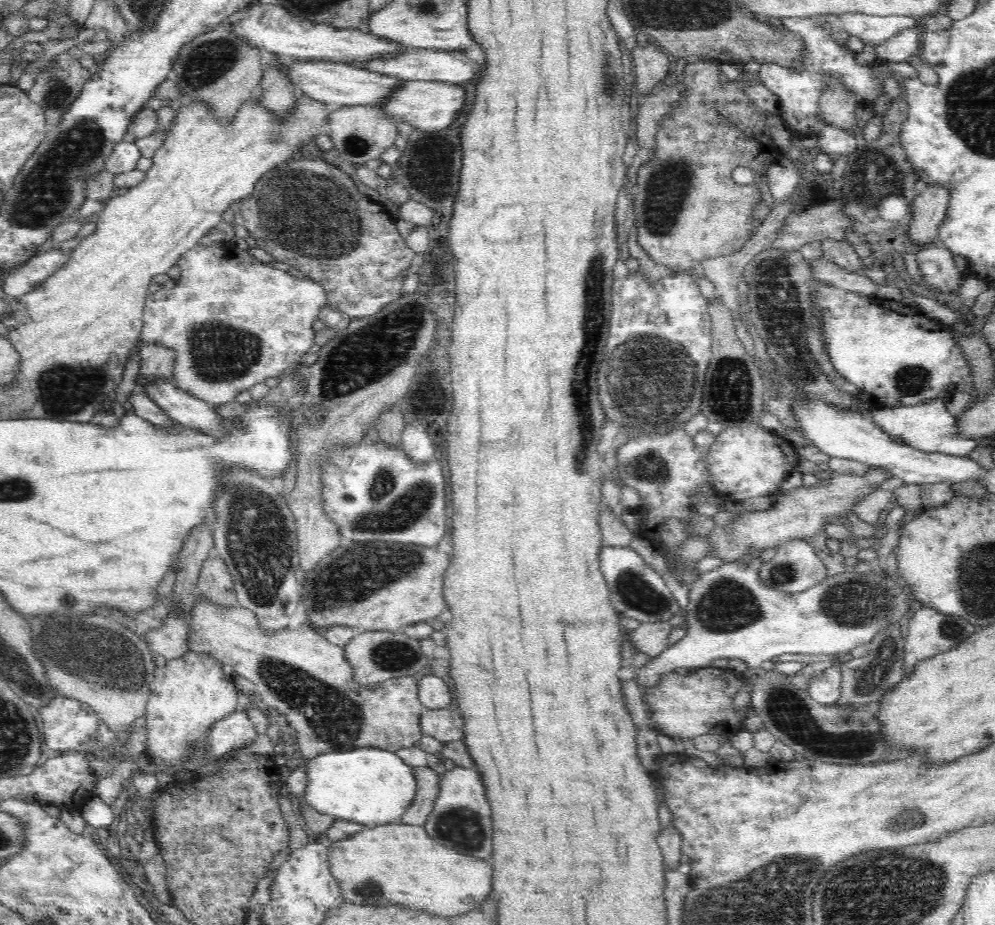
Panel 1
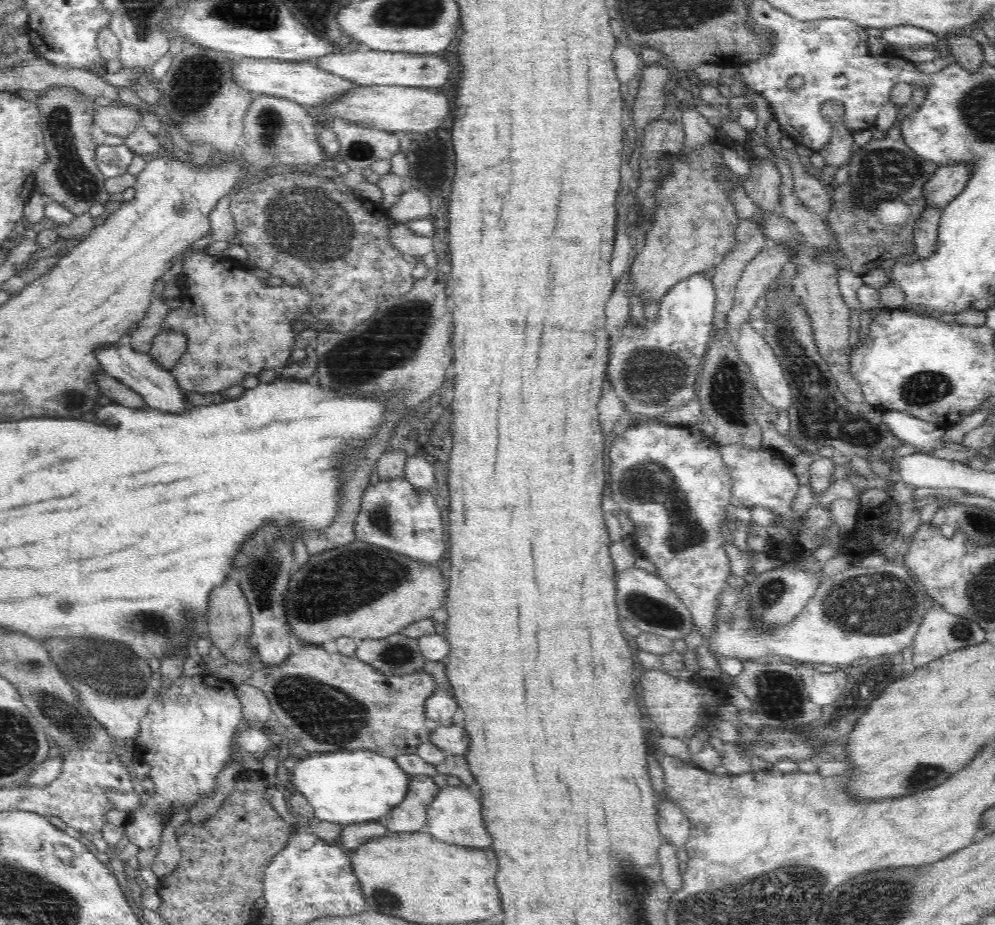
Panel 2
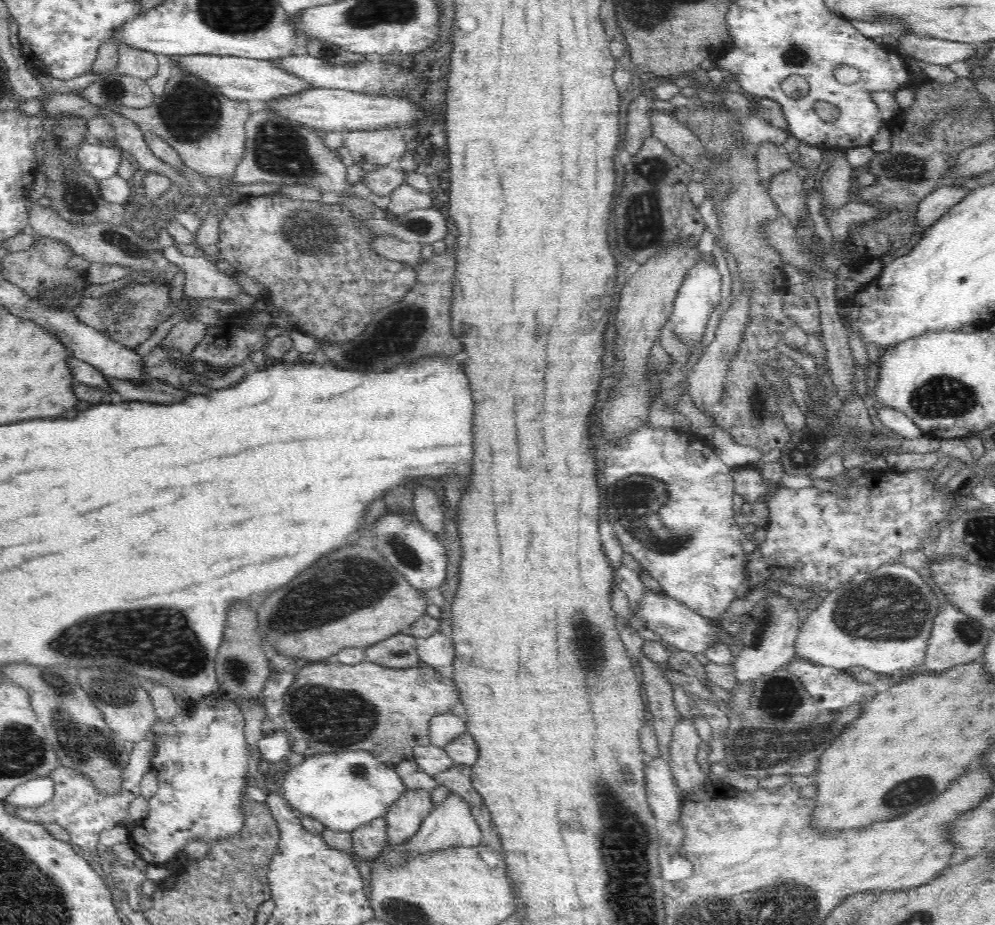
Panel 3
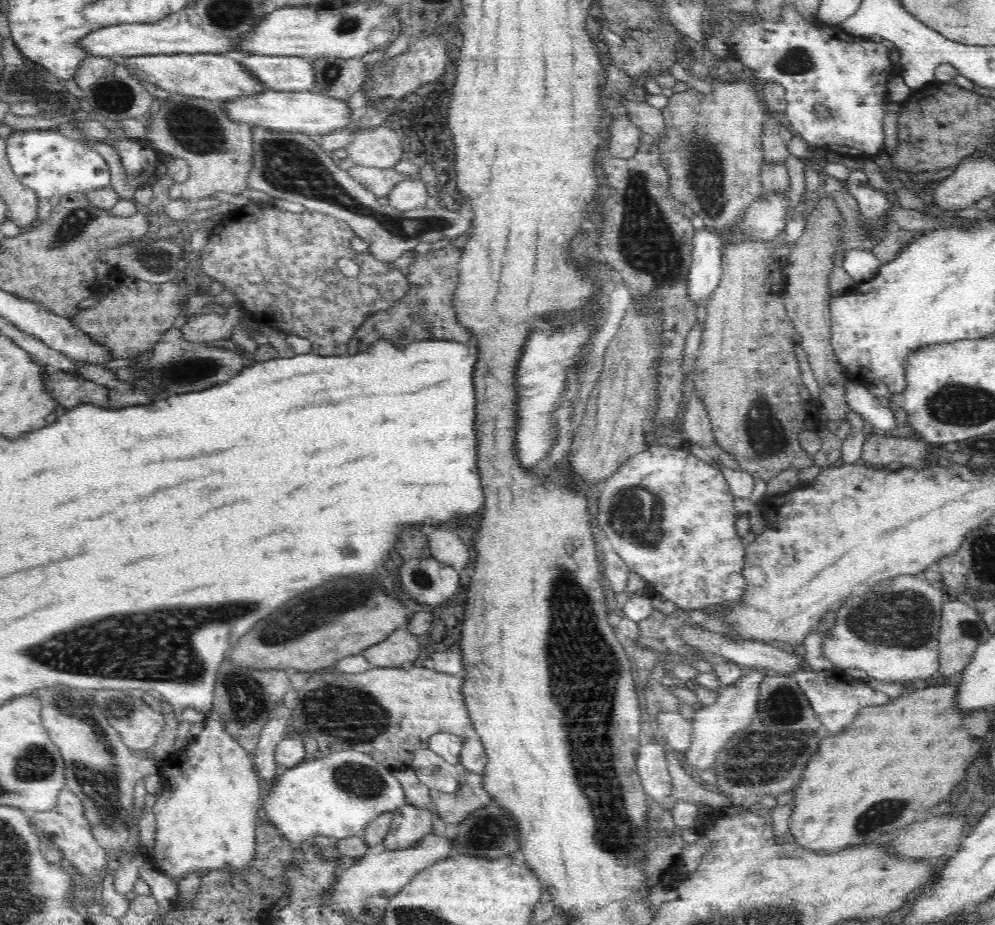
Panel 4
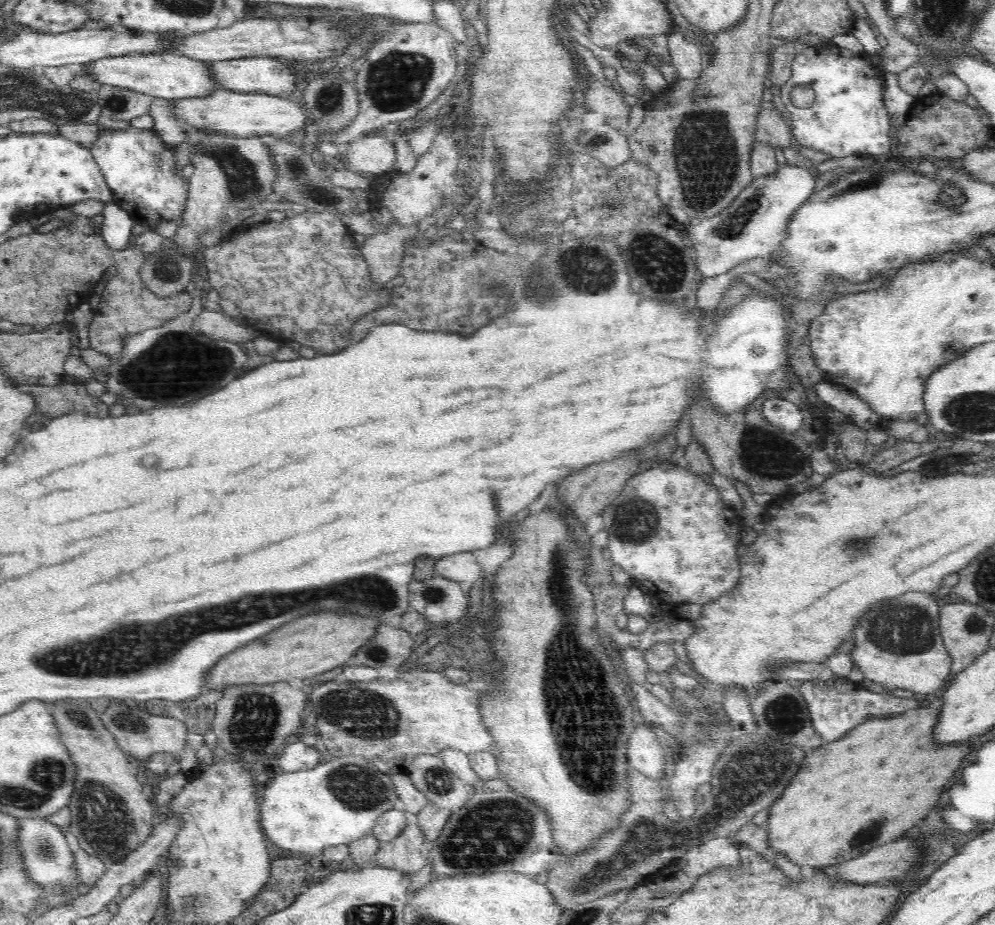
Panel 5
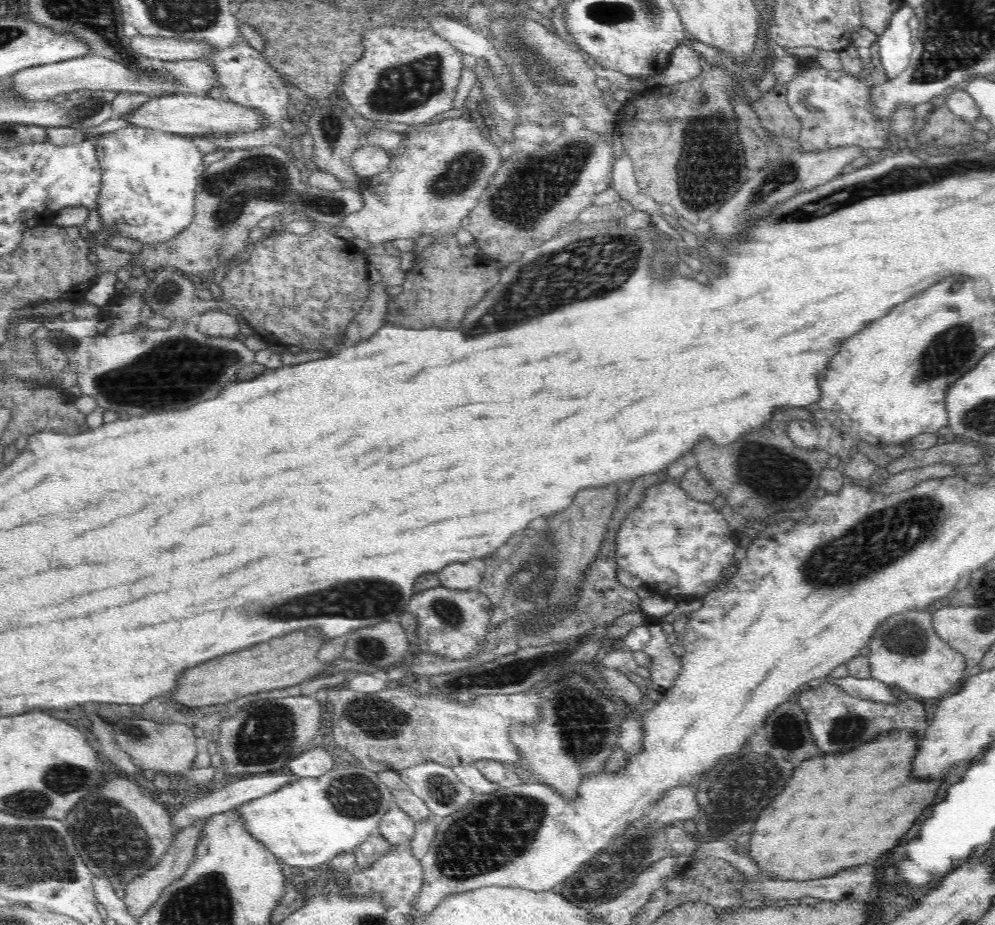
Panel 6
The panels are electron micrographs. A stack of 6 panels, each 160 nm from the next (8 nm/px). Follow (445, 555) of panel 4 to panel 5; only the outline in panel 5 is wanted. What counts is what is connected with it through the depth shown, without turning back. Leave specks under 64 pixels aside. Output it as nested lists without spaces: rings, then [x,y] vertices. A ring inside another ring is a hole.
[[[472,552],[452,554],[435,561],[435,575],[456,582],[474,582],[480,578],[481,566]]]

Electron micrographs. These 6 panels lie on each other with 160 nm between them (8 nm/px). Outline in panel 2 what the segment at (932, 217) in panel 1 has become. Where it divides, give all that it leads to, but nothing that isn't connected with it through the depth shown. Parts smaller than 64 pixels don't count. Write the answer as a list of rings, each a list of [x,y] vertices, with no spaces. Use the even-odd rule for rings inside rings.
[[[962,163],[939,166],[934,176],[924,184],[926,207],[944,208],[962,192],[970,176],[972,176],[972,169]]]

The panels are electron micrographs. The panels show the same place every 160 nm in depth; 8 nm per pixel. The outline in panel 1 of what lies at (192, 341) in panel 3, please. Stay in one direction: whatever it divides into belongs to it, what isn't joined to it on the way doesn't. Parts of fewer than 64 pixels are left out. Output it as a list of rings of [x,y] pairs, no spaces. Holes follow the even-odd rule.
[[[146,343],[140,346],[138,353],[141,359],[139,378],[136,378],[139,392],[148,381],[170,379],[173,376],[174,349],[159,344]]]

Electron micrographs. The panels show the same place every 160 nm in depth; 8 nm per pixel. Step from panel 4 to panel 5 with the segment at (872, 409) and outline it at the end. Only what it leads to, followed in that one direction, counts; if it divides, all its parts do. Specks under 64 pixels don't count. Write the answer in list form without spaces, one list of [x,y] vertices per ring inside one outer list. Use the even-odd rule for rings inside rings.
[[[825,381],[814,384],[812,388],[820,400],[839,410],[842,414],[846,414],[848,418],[852,418],[852,421],[864,432],[882,424],[879,422],[877,412],[868,406],[869,402],[860,400],[854,392]]]

